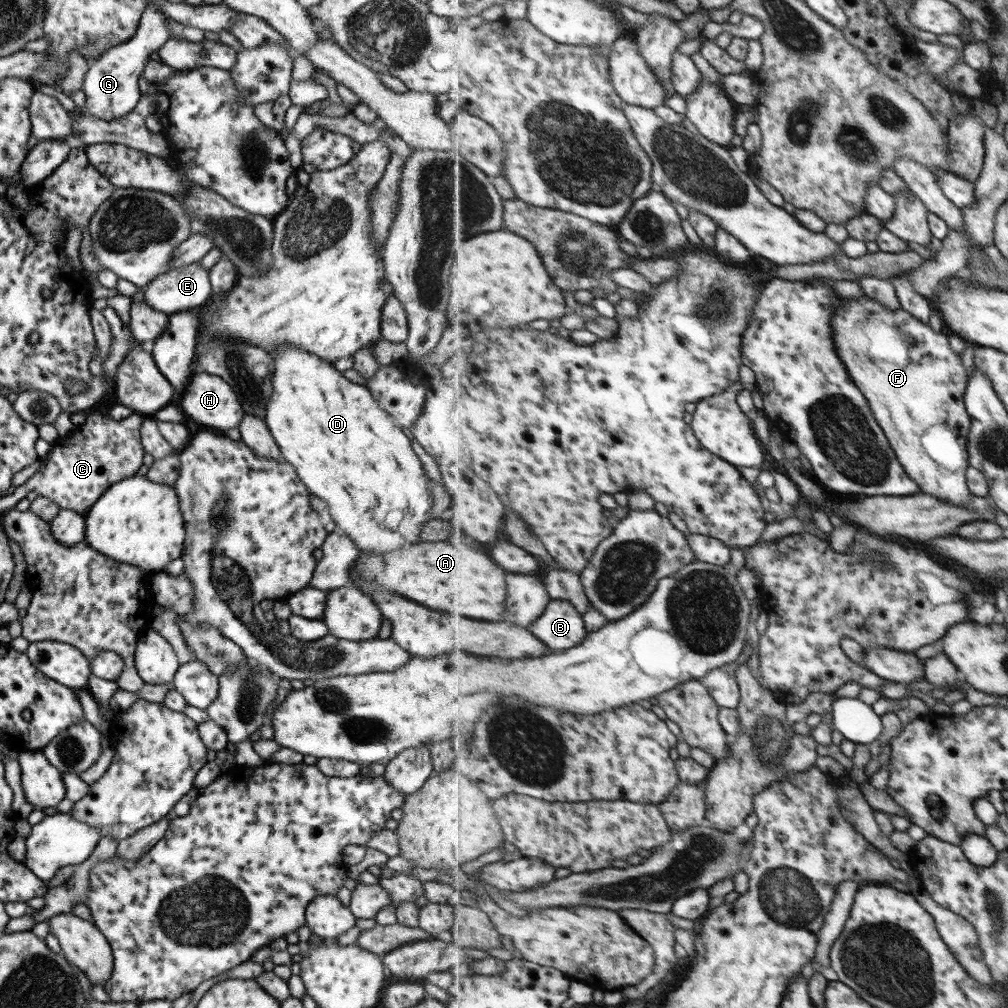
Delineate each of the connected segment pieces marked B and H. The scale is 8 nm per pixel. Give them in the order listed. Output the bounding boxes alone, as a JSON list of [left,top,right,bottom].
[[528,600,588,652],[180,372,243,433]]

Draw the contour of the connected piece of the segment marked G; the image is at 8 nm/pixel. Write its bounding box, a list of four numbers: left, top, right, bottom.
[81,5,170,120]

